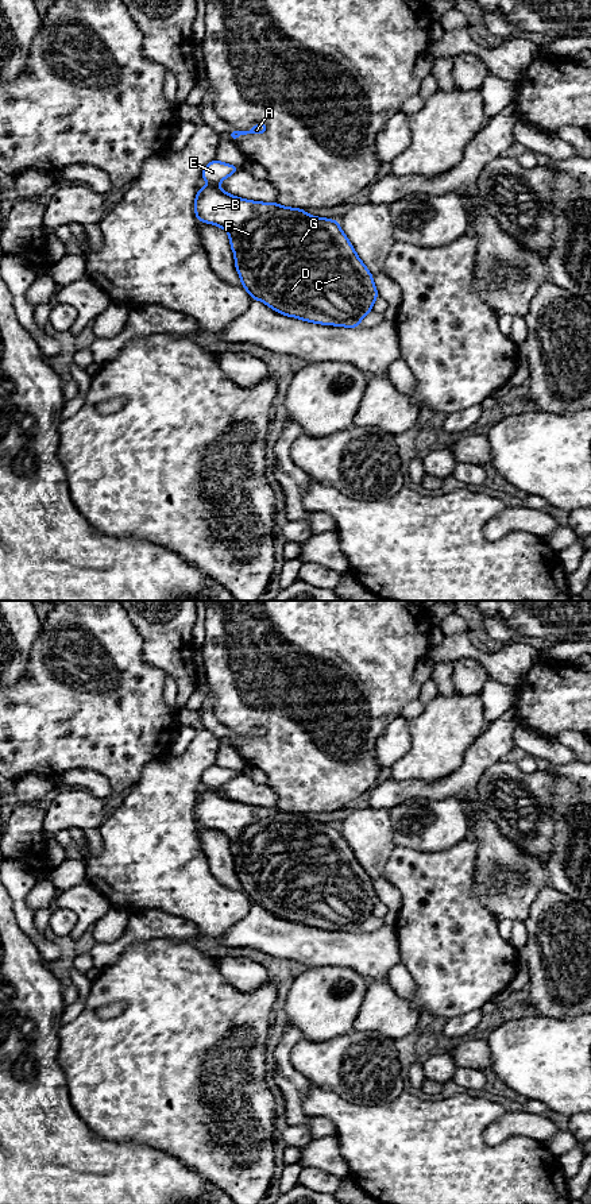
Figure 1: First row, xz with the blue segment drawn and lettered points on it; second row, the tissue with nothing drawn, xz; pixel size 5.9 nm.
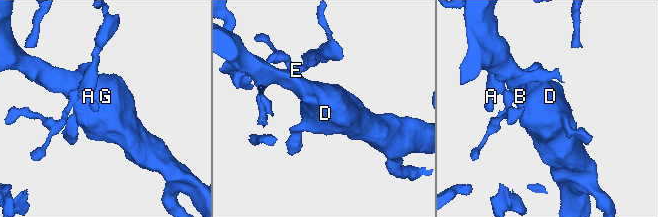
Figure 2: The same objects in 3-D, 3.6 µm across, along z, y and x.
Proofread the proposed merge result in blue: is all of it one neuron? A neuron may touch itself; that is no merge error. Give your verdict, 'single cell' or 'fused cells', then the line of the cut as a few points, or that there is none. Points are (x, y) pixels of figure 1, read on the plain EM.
fused cells; cut in xz along (208, 788), (216, 791)

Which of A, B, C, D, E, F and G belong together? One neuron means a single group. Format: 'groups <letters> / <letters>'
groups A E / B C D F G

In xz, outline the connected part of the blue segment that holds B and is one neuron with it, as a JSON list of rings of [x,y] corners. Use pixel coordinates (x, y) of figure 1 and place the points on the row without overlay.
[[[216,790],[198,794],[194,804],[198,826],[225,834],[242,891],[283,921],[304,926],[355,933],[372,915],[378,902],[372,879],[341,836],[339,825],[316,822],[305,814],[278,807],[250,806]]]

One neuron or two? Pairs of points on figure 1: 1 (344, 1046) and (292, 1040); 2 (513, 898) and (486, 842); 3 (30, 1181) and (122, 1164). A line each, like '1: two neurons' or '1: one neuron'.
1: two neurons
2: one neuron
3: one neuron

